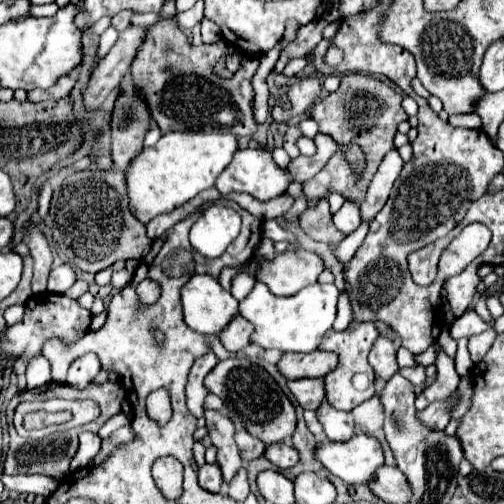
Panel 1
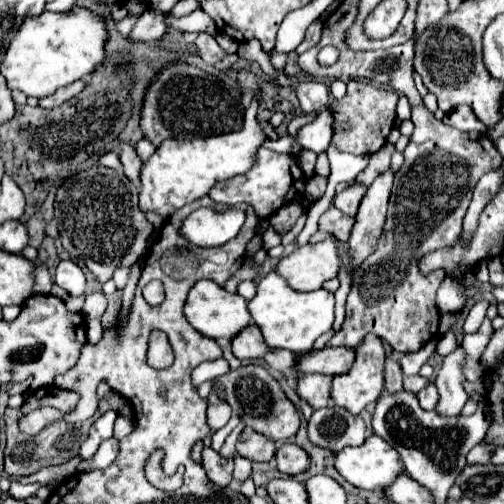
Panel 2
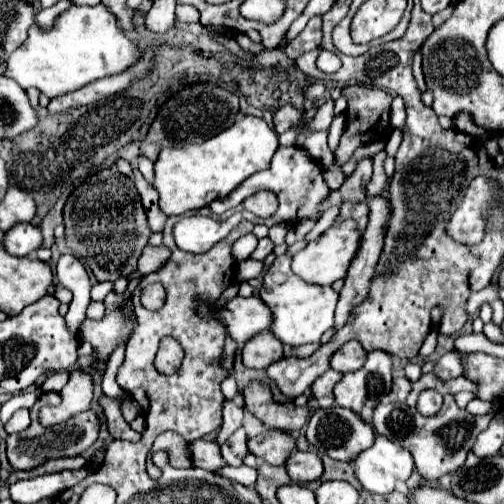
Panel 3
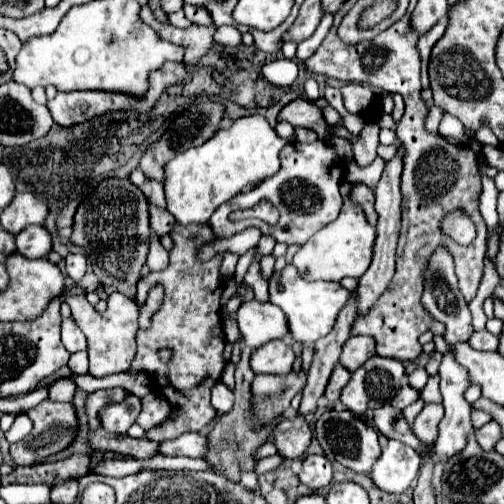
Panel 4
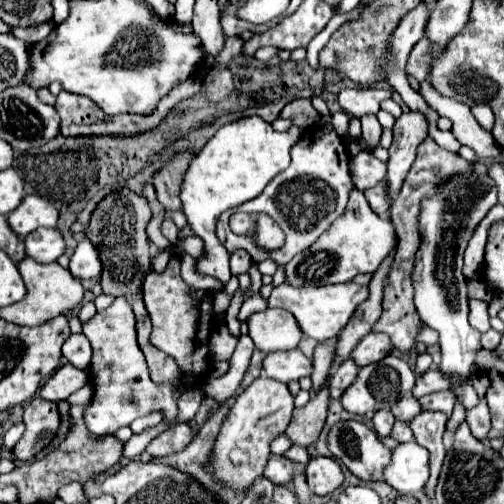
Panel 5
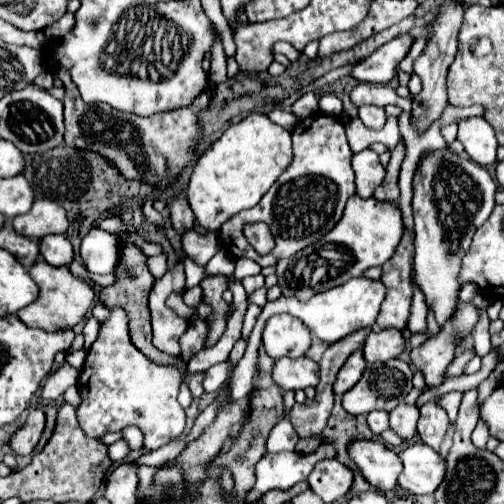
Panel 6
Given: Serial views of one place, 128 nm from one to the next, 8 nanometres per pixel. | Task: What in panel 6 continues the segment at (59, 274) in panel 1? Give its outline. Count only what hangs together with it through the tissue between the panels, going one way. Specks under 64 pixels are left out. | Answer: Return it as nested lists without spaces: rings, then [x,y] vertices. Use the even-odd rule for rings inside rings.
[[[92,228],[80,244],[80,258],[92,274],[112,274],[118,262],[118,252],[118,236],[98,228]],[[84,348],[82,350],[72,350],[72,352],[66,354],[66,362],[72,364],[74,368],[78,368],[78,370],[84,366],[84,360],[86,360],[86,350]]]

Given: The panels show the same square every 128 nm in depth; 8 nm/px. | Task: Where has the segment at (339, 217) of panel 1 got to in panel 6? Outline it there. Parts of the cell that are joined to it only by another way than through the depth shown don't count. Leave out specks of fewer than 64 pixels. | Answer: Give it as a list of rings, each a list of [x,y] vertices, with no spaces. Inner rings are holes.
[[[360,106],[358,108],[358,118],[370,130],[380,130],[384,126],[384,122],[386,122],[384,108],[376,108],[376,106]]]

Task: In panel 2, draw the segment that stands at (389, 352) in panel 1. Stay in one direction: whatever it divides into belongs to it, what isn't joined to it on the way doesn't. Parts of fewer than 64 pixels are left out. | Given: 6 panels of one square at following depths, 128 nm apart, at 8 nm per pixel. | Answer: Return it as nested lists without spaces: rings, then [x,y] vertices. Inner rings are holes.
[[[392,358],[384,360],[384,386],[388,392],[402,390],[402,368]]]

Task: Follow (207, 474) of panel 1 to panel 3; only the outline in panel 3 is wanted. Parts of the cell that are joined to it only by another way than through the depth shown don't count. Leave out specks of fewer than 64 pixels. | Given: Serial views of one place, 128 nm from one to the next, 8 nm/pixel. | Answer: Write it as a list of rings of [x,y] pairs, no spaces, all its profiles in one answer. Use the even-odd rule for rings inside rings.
[[[194,440],[190,444],[190,452],[192,452],[192,460],[196,468],[204,468],[210,472],[216,472],[220,468],[226,466],[226,460],[220,454],[220,448],[216,442],[206,442],[206,440]]]

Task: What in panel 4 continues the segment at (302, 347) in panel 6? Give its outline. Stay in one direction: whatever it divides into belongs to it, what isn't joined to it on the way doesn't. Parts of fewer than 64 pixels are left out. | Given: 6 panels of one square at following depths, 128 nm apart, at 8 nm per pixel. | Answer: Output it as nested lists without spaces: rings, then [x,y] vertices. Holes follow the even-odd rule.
[[[256,298],[242,302],[236,312],[236,320],[244,344],[248,344],[252,350],[288,334],[286,316],[272,302],[260,302]]]

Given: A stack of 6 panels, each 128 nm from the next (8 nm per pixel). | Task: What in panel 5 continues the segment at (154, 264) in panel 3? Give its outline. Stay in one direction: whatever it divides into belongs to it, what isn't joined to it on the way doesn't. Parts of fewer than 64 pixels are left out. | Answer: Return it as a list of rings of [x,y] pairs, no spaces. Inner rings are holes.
[[[158,214],[158,216],[154,216],[152,220],[150,220],[150,224],[148,224],[148,240],[152,242],[152,244],[156,244],[158,246],[158,250],[164,250],[164,248],[168,248],[168,240],[162,236],[162,232],[160,232],[160,222],[162,222],[162,214]]]

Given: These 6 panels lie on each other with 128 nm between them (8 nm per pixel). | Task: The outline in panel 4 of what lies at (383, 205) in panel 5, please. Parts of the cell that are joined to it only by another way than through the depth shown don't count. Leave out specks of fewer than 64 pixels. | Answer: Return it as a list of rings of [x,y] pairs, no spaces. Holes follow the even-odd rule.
[[[358,186],[358,188],[354,188],[354,190],[352,190],[352,202],[358,204],[358,206],[364,210],[364,216],[366,216],[368,224],[376,226],[378,216],[376,216],[376,212],[374,212],[374,192],[372,192],[372,188],[368,188],[368,186]]]

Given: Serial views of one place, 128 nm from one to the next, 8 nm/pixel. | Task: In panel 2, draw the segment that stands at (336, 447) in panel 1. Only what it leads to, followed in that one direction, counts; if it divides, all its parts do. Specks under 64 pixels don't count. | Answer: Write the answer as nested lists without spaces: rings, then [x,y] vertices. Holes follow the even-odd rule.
[[[370,434],[362,446],[336,452],[334,468],[364,490],[386,488],[404,470],[398,452],[376,434]]]

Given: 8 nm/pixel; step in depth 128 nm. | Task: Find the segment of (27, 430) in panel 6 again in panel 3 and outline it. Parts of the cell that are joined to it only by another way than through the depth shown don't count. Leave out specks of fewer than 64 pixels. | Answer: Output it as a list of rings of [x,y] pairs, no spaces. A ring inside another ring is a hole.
[[[46,392],[42,394],[36,404],[30,408],[30,416],[32,416],[32,424],[28,426],[28,432],[20,432],[20,434],[10,434],[6,438],[6,452],[8,452],[8,462],[14,470],[32,470],[40,464],[44,464],[50,458],[70,458],[70,456],[78,456],[84,450],[88,450],[100,434],[100,424],[98,424],[98,416],[94,412],[82,412],[62,424],[44,428],[38,422],[38,410],[44,404],[60,404],[60,394],[54,392]]]

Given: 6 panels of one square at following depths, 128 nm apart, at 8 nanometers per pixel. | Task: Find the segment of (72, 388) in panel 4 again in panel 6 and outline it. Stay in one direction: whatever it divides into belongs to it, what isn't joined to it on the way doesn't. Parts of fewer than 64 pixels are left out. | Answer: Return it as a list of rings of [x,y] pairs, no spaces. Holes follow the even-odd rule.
[[[64,362],[58,370],[54,370],[46,378],[44,388],[42,388],[42,398],[44,400],[56,400],[56,398],[60,398],[66,392],[66,388],[78,384],[78,378],[80,378],[80,372],[76,368],[72,368],[70,364]]]

